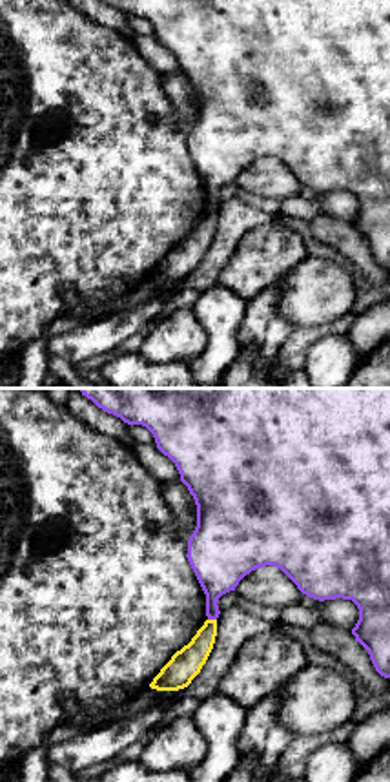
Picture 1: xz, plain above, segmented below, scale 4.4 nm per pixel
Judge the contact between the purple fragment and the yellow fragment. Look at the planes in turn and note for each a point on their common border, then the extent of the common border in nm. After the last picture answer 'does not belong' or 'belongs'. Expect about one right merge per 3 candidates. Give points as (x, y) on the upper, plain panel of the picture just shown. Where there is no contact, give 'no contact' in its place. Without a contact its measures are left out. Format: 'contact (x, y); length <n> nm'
contact (212, 210); length 40 nm

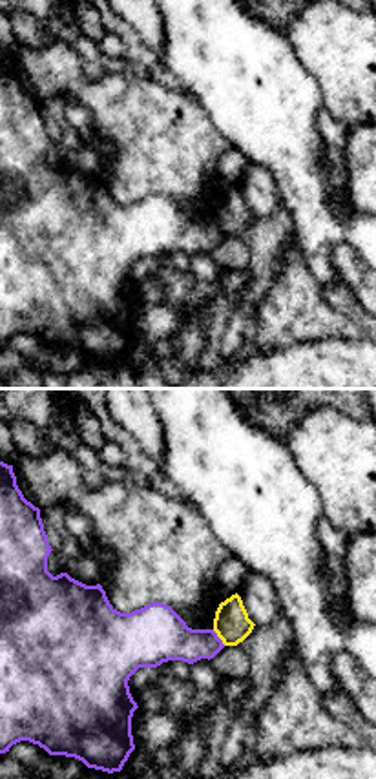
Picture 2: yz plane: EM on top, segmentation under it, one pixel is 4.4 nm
contact (218, 228); length 90 nm

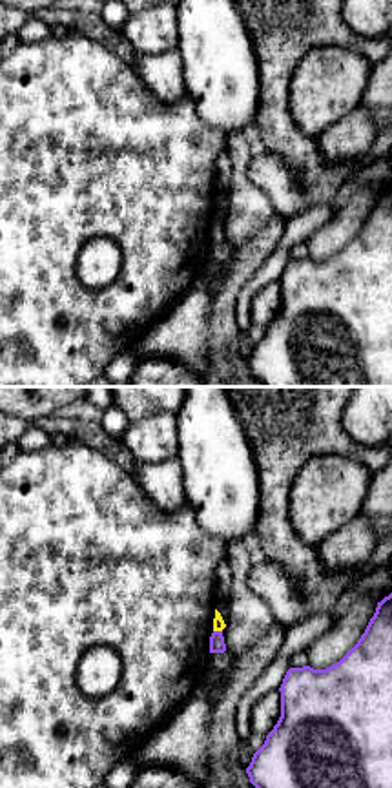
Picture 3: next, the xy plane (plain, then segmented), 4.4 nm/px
contact (217, 223); length 40 nm

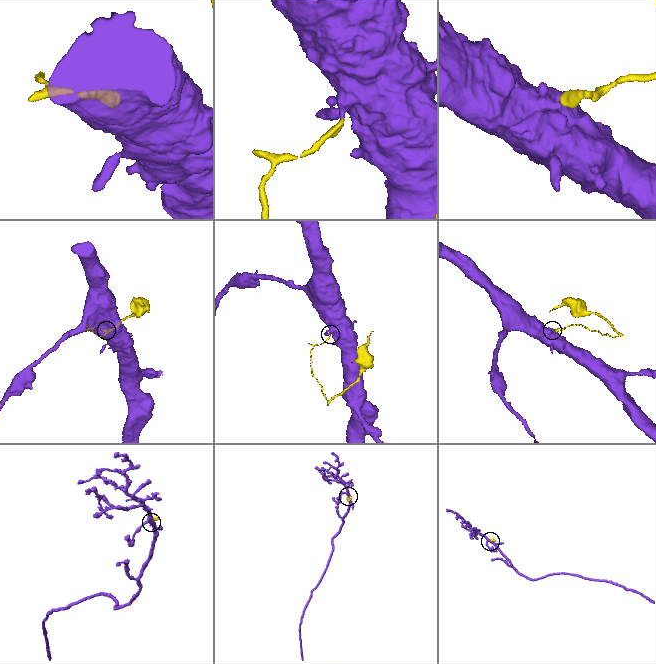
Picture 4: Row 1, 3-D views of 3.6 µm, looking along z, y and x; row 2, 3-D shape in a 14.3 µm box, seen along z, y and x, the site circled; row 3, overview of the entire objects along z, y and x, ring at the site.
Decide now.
does not belong

